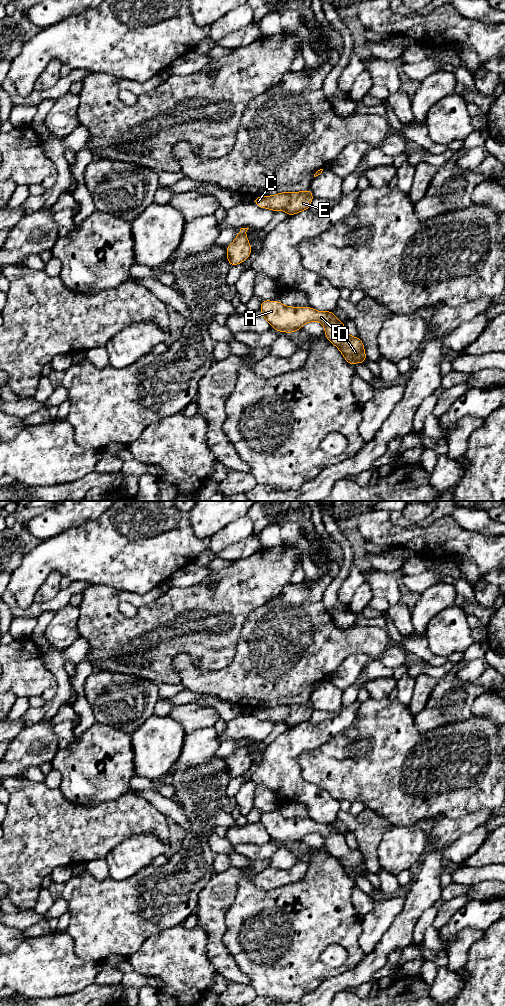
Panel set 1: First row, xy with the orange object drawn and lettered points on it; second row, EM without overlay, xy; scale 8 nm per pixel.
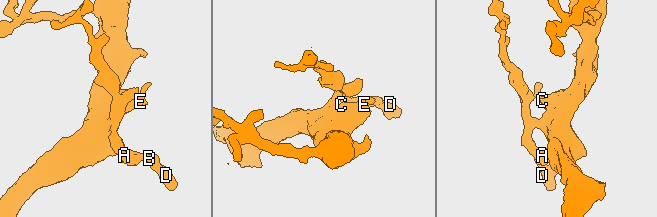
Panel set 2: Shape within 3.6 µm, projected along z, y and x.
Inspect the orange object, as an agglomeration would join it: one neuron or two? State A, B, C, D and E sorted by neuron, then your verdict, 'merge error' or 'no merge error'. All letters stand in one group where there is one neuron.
groups A B C D E; no merge error

